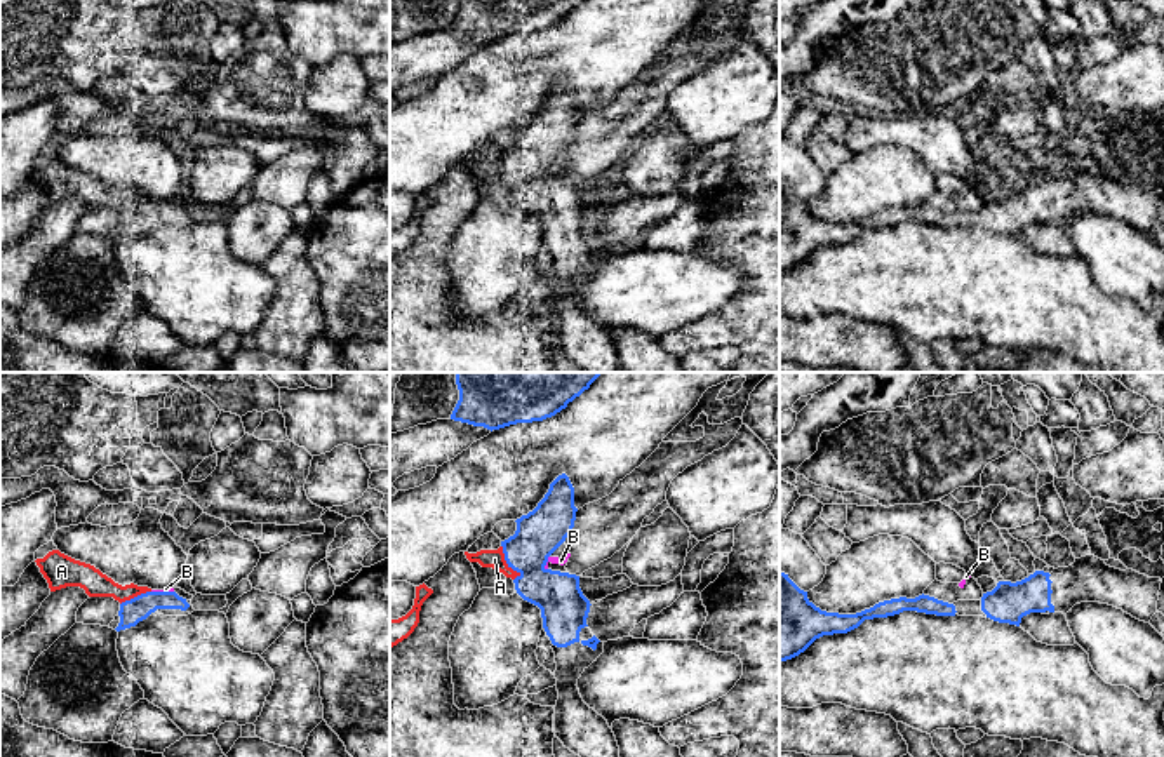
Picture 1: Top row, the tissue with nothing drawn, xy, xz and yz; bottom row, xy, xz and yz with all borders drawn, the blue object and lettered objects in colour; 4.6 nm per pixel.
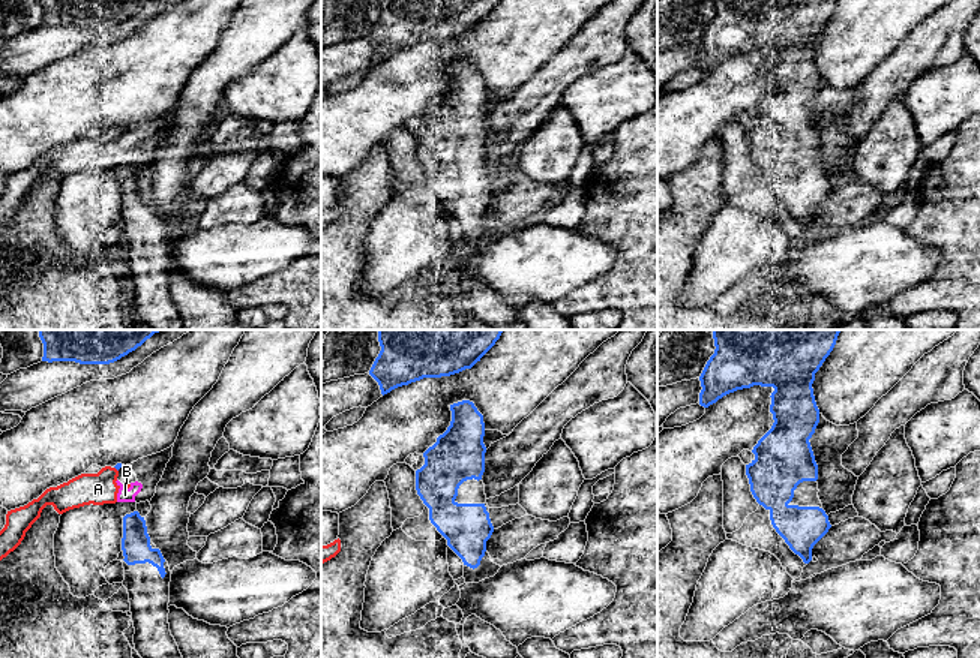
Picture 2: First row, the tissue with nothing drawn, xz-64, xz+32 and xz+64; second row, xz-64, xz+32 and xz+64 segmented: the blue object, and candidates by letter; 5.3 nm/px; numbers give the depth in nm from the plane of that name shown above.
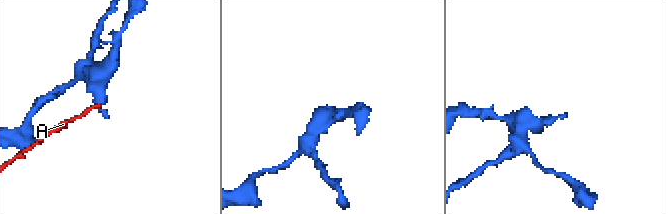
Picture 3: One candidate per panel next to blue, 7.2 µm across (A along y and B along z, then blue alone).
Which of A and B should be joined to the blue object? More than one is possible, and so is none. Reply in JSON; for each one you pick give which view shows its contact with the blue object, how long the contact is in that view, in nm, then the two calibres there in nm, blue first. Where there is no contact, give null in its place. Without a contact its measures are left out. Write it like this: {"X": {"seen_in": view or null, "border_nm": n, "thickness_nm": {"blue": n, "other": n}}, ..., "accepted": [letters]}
{"accepted": []}

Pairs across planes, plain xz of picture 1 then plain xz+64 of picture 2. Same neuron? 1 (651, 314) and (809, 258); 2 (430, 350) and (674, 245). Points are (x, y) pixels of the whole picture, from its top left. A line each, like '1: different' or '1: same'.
1: same
2: same

